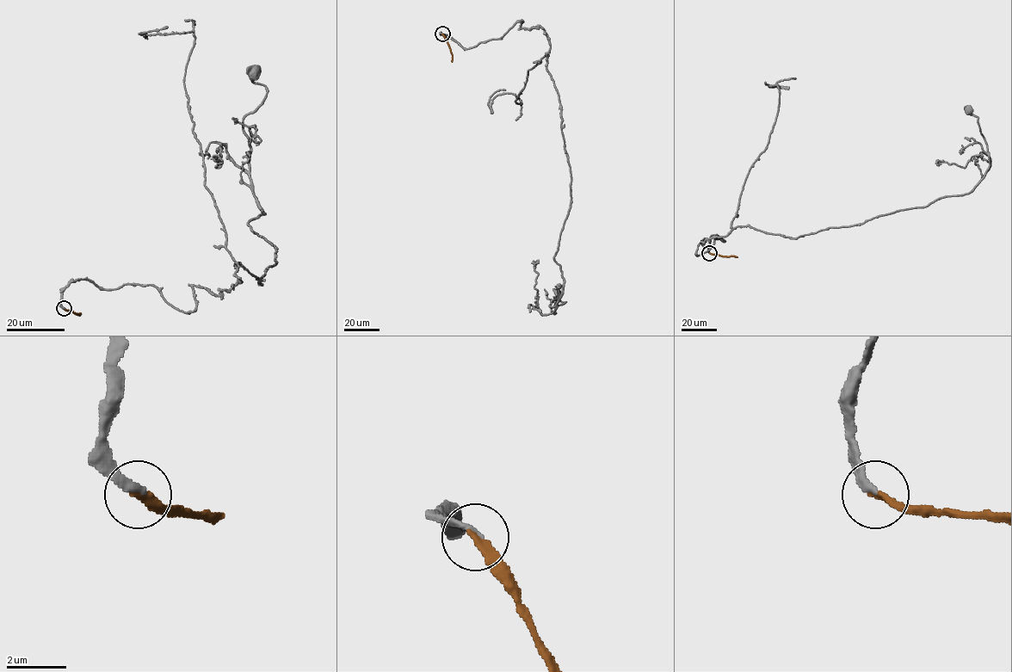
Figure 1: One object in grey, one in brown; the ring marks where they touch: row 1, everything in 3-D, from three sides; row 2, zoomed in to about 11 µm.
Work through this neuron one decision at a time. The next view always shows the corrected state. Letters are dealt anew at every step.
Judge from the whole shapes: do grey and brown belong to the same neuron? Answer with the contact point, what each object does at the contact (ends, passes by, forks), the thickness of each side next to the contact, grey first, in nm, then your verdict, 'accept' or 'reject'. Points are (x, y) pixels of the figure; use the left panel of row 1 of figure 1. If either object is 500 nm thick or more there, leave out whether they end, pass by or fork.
(64, 308) | grey ends | brown ends | 240/280 nm | accept

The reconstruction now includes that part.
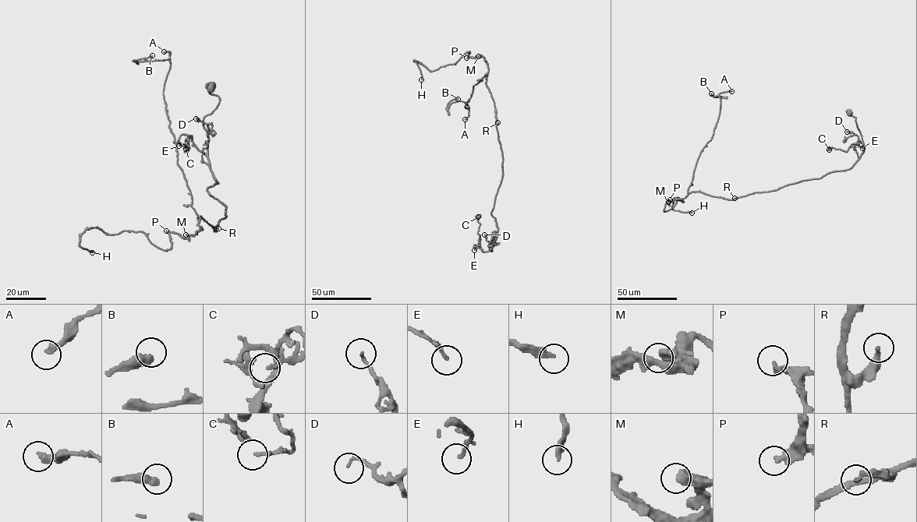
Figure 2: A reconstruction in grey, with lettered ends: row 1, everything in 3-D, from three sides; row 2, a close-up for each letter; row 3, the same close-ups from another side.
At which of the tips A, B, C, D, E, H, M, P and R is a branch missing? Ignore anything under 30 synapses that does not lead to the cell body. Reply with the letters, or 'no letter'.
H

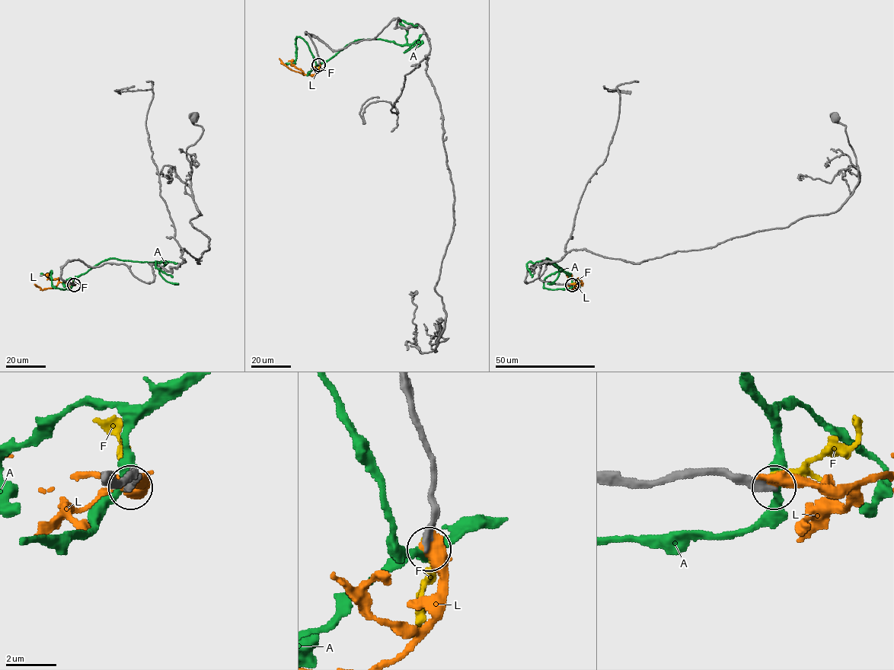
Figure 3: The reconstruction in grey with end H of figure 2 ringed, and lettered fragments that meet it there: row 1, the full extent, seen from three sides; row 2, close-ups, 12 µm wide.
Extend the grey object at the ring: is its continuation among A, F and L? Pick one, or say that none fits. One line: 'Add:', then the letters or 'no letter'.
Add: no letter

